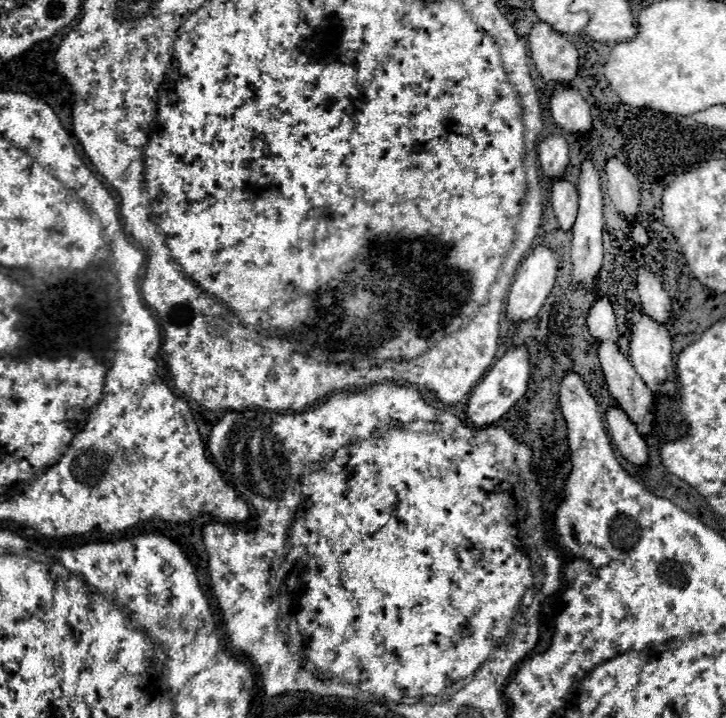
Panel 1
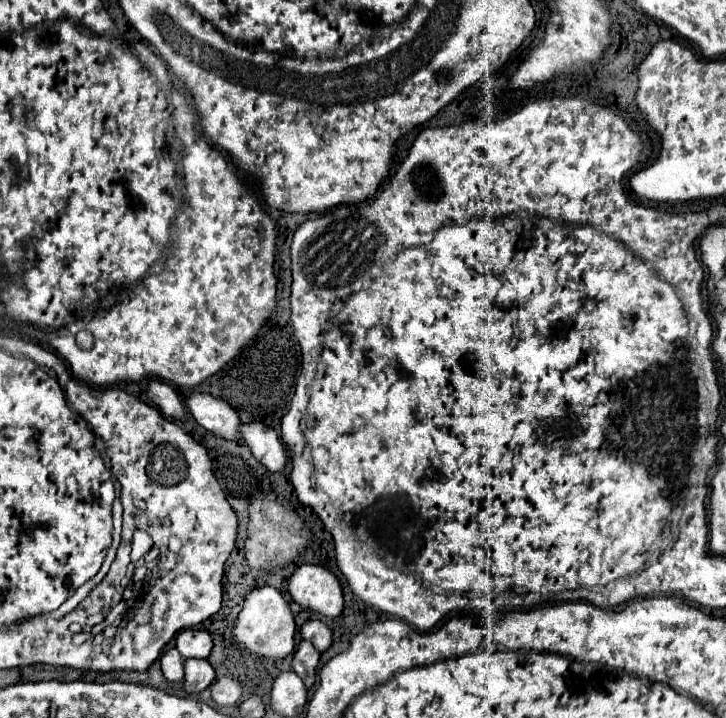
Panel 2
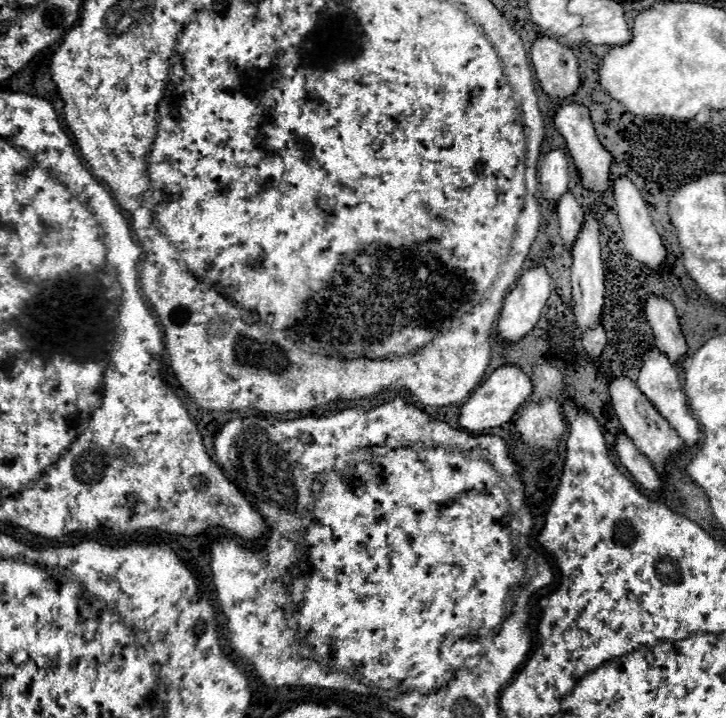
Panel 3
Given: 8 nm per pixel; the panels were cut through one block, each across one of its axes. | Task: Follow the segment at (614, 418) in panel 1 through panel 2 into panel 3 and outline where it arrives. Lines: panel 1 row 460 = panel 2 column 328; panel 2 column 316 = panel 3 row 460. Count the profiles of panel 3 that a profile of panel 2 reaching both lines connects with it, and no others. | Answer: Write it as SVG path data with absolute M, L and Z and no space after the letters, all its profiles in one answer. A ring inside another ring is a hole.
M626 432L616 434L616 452L620 462L628 468L628 472L634 476L634 480L646 488L646 490L658 490L660 478L654 470L654 466L648 462L648 458L632 444L632 438Z

